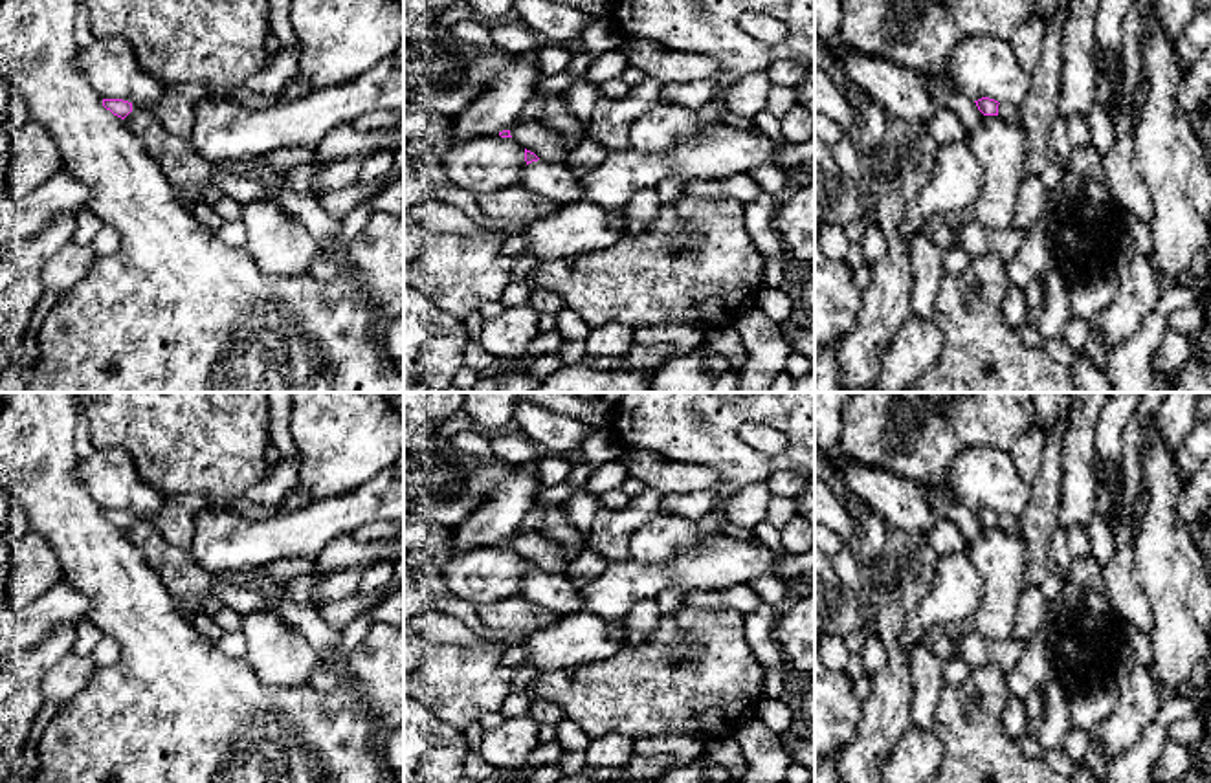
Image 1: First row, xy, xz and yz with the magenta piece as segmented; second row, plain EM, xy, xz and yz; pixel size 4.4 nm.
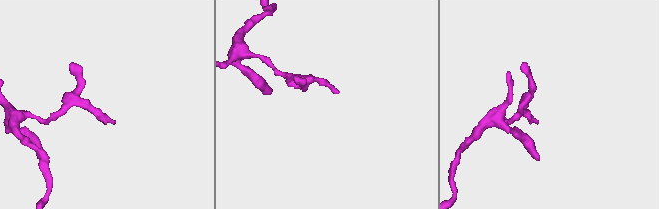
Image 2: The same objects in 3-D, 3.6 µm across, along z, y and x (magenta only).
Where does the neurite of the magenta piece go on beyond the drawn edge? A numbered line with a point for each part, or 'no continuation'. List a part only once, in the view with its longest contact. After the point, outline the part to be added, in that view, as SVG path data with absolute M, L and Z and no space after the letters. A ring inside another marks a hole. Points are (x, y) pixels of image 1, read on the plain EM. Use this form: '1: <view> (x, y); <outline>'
1: xz (555, 591); M538 570L523 578L521 596L536 601L560 616L583 611L580 590L565 574Z

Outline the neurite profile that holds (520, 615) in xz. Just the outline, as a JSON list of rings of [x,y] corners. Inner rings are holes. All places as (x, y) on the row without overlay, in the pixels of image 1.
[[[523,596],[483,603],[475,609],[486,627],[514,631],[525,636],[541,629],[549,629],[560,620],[558,612]]]

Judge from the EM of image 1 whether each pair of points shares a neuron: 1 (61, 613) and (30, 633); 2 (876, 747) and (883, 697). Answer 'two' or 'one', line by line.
1: one
2: one

